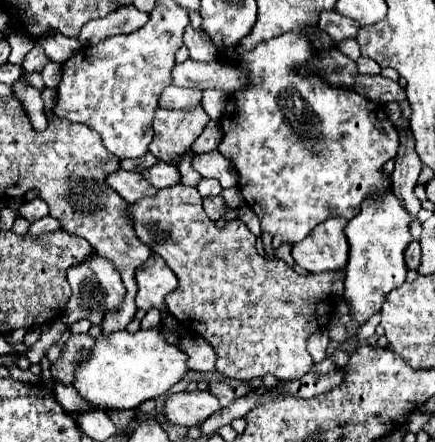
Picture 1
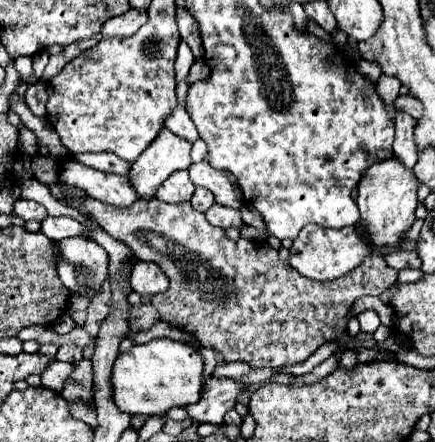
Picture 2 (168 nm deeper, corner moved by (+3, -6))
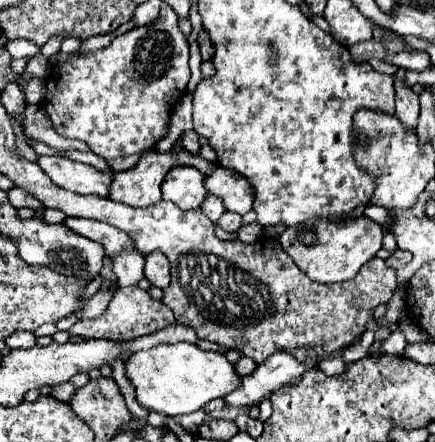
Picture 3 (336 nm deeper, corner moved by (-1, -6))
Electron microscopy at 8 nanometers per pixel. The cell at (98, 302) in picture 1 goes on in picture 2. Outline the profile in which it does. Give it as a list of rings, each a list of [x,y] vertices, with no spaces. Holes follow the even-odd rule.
[[[83,235],[55,241],[55,247],[59,251],[55,265],[63,285],[81,297],[95,297],[109,275],[109,257],[105,249]]]

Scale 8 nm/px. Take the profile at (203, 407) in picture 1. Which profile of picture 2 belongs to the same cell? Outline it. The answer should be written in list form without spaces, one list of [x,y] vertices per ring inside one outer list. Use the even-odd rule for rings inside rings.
[[[211,377],[205,385],[201,401],[185,407],[189,417],[197,423],[223,423],[223,415],[235,407],[237,395],[243,393],[247,385],[235,379],[217,379]]]

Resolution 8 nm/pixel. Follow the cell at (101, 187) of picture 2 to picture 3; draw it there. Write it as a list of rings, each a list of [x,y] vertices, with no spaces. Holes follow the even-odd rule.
[[[59,155],[39,157],[39,167],[57,183],[75,193],[93,193],[99,197],[109,197],[111,191],[111,175],[99,171],[85,163],[75,163]]]

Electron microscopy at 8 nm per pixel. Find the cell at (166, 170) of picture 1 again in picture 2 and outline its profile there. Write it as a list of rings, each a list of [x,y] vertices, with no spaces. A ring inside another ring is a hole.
[[[177,171],[171,177],[165,179],[165,183],[161,183],[161,187],[157,189],[157,199],[165,201],[165,203],[185,203],[191,199],[195,187],[189,179],[187,171]]]

